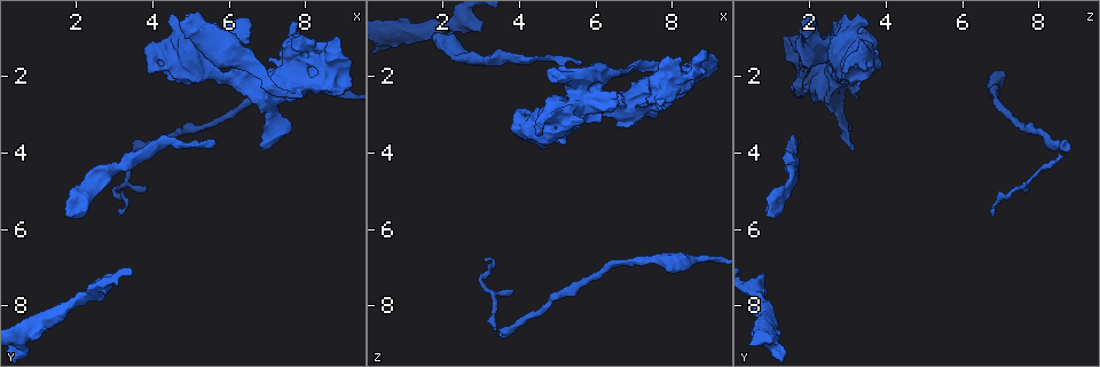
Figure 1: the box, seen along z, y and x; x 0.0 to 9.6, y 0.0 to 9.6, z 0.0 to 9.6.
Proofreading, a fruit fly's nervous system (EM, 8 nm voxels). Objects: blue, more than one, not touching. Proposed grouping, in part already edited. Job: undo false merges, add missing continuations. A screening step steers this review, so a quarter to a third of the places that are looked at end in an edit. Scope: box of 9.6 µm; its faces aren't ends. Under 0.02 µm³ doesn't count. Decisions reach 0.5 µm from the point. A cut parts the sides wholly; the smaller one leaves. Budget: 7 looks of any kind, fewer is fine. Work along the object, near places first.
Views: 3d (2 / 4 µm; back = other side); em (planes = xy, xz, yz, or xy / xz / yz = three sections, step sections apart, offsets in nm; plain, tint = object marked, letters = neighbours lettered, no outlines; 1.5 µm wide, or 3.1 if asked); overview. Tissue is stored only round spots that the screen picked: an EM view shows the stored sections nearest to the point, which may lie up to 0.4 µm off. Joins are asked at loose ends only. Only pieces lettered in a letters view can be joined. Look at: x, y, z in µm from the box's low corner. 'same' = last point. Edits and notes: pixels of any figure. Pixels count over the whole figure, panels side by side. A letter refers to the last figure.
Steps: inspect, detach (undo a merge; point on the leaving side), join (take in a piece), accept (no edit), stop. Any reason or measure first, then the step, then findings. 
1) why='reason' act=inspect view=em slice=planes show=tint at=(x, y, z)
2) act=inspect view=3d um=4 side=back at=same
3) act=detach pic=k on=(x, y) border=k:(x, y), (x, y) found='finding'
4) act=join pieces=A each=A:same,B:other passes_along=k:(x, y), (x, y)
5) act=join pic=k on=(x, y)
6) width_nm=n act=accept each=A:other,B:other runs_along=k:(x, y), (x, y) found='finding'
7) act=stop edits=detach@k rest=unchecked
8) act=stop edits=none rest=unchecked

why='an open end' act=inspect view=3d um=4 at=(1.75, 5.65, 0.95)

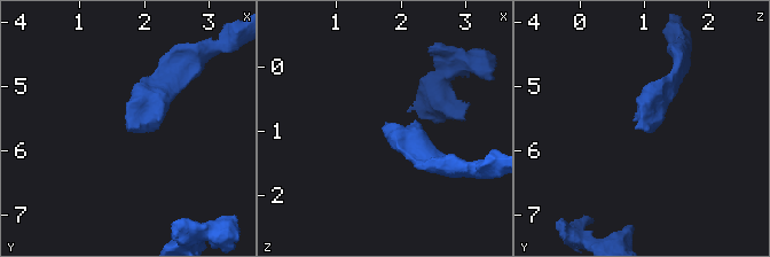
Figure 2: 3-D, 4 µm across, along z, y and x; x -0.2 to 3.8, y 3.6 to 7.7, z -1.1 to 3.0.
act=inspect view=em slice=planes show=letters at=(1.75, 5.70, 1.00)

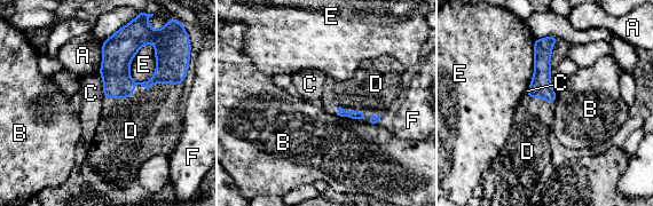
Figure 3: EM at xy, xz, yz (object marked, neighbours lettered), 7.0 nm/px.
act=join pieces=D each=A:other,B:other,C:other,D:same,E:other,F:other passes_along=3:(171, 66), (140, 84), (149, 118) found='it goes on there'

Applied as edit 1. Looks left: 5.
act=inspect view=overview

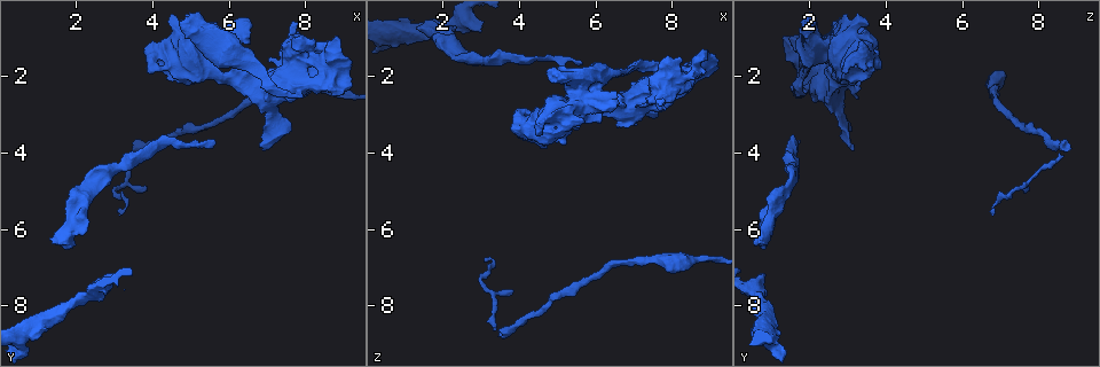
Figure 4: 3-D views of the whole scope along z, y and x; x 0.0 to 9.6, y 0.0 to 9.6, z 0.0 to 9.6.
why='sudden change in width' act=inspect view=em slice=planes show=letters at=(4.00, 3.90, 1.50)

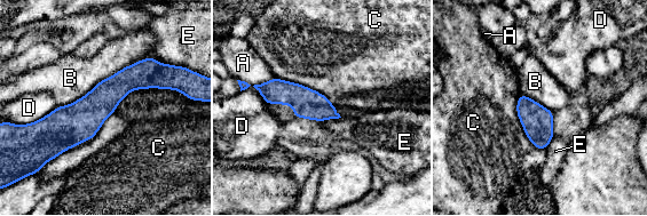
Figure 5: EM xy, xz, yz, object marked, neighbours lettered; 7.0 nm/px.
width_nm=200 act=accept each=A:other,B:other,C:other,D:other,E:other border=5:(180, 90), (131, 90), (46, 162) found='all the same cell'

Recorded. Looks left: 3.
why='thick turns thin' act=inspect view=em slice=planes show=letters at=(7.25, 3.15, 2.90)

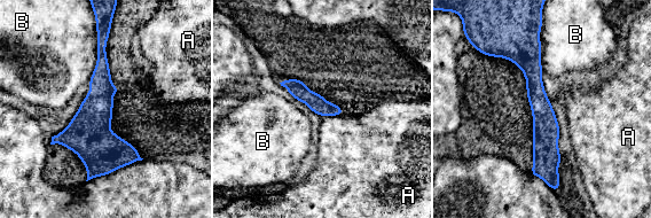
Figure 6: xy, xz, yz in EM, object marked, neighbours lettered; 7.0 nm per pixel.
longest_contact=B:360nm act=accept each=A:other,B:other border=6:(345, 114), (323, 117) found='continuous, no second cell'

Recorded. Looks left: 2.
act=stop edits=join@3 rest=unchecked

